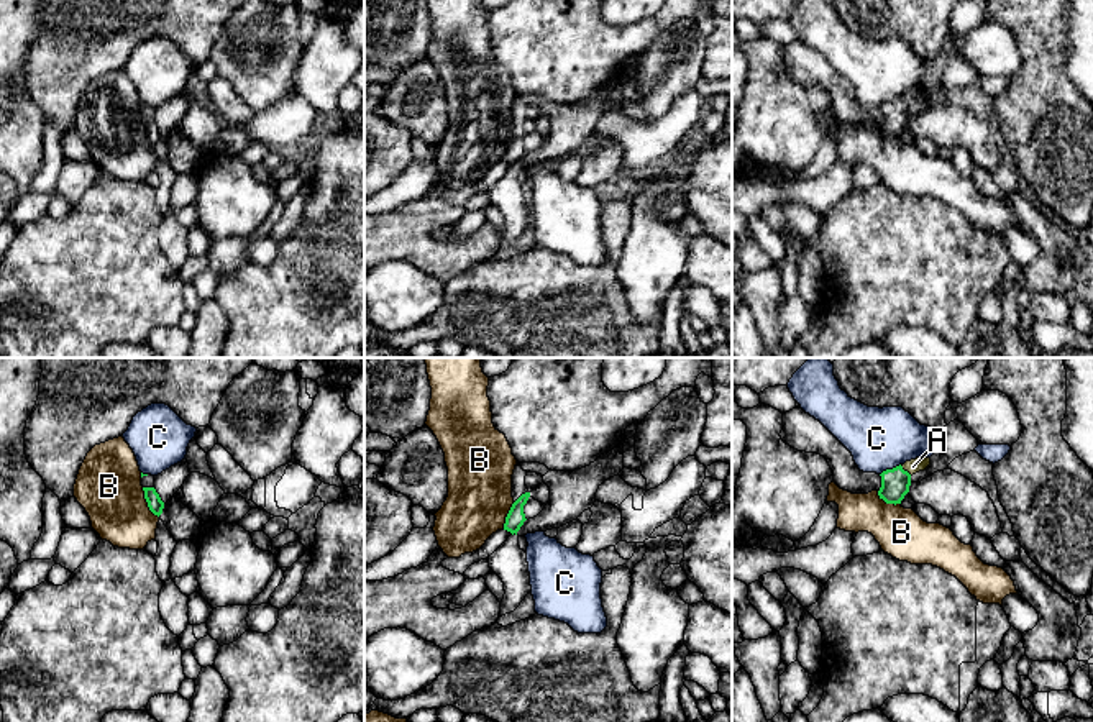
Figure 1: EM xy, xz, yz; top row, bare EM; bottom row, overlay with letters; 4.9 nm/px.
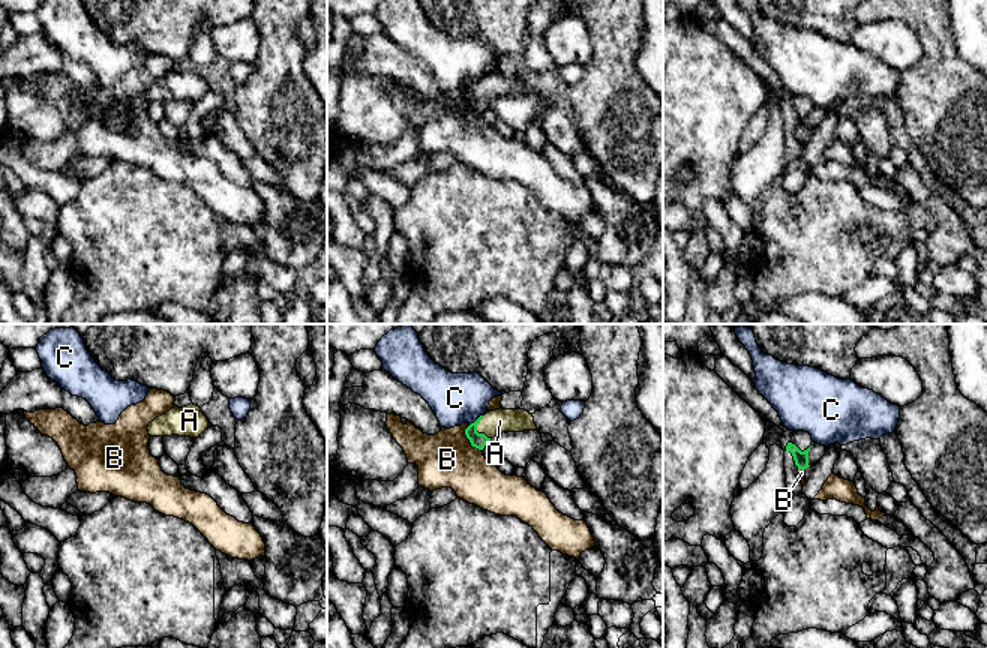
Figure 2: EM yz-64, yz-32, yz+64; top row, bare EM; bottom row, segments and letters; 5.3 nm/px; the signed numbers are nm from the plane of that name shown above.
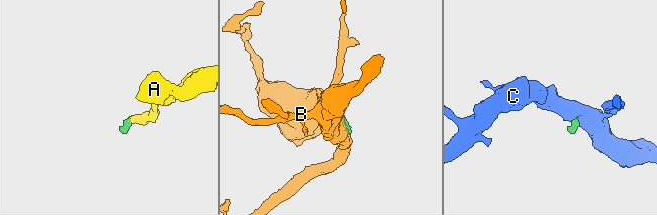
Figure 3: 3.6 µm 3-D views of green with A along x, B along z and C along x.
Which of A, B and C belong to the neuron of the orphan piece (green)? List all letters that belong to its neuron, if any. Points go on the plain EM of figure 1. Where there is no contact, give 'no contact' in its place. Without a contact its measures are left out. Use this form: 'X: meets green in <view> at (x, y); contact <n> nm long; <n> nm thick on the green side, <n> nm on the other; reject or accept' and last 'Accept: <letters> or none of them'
A: meets green in yz at (906, 104); contact 80 nm long; 140 nm thick on the green side, 70 nm on the other; accept
B: meets green in xy at (146, 133); contact 170 nm long; 70 nm thick on the green side, 320 nm on the other; reject
C: meets green in yz at (890, 102); contact 120 nm long; 140 nm thick on the green side, 300 nm on the other; reject
Accept: A

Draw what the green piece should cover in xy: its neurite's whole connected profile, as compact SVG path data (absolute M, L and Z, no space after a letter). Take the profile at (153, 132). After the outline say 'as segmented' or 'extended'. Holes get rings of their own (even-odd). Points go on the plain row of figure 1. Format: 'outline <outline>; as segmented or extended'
outline M141 105L141 118L149 143L159 149L162 146L164 135L161 133L159 126L154 121L154 108Z; extended

